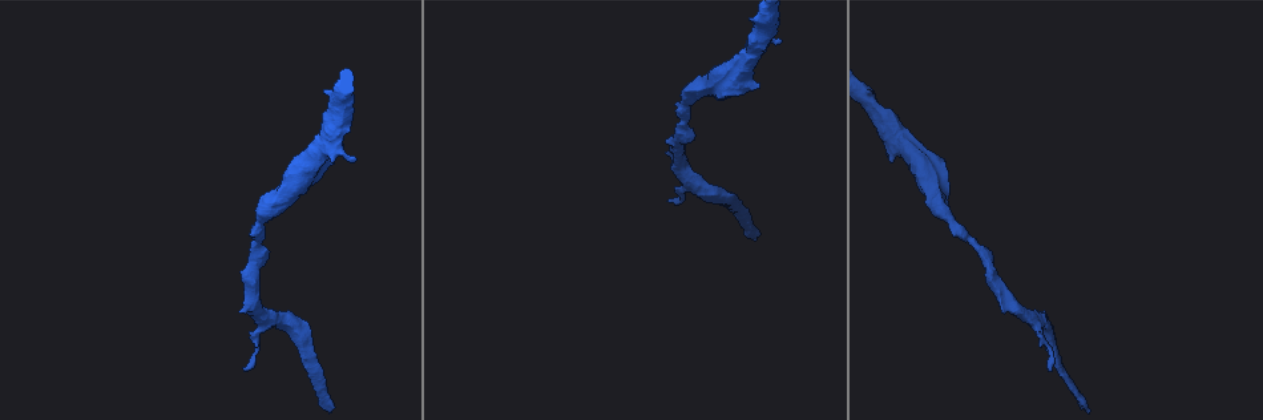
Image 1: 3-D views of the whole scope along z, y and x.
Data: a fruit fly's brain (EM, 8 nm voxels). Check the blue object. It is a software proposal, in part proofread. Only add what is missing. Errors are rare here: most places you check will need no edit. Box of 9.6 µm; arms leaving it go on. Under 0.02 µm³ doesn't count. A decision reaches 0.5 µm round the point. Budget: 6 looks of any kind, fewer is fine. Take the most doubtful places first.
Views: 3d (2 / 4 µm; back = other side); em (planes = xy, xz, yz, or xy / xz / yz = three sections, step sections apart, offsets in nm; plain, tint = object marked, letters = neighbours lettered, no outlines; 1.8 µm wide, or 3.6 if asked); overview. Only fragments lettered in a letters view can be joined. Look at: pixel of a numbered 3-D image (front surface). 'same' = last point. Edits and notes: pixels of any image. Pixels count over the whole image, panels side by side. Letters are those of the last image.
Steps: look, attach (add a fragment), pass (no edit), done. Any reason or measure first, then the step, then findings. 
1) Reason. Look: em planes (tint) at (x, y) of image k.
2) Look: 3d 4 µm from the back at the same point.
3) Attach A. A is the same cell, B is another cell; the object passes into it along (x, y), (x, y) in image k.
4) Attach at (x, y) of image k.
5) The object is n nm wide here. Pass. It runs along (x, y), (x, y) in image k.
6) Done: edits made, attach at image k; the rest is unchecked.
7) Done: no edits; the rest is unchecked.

Free end. Look: em planes (letters) at (778, 41) of image 1.

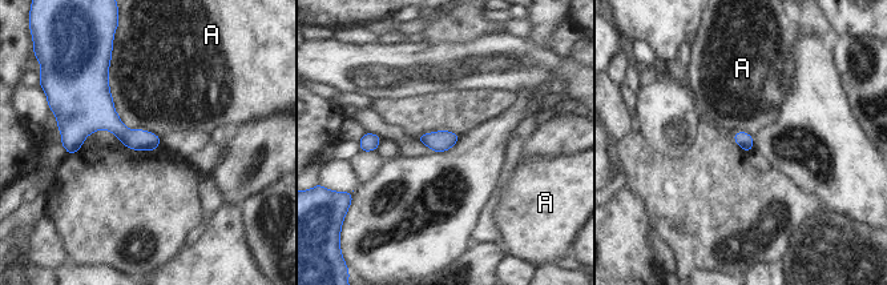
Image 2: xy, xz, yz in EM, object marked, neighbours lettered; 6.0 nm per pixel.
Pass. A is another cell; a border runs along (111, 55), (108, 88), (115, 104) in image 2; no lettered fragment goes on from it.

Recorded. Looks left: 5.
An open end. Look: 3d 2 µm at (671, 201) of image 1.

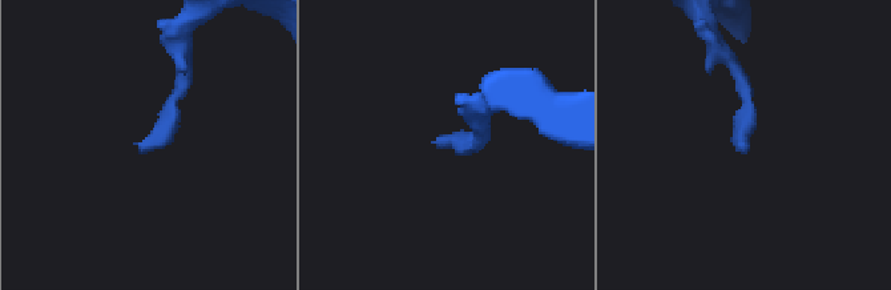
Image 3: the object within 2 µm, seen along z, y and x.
Look: em xy step 8 (letters) at (744, 150) of image 3.

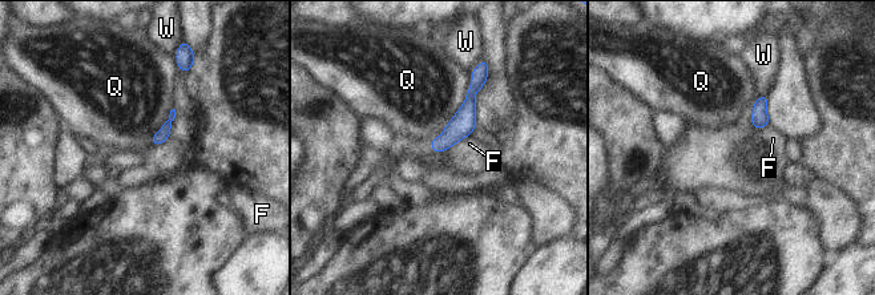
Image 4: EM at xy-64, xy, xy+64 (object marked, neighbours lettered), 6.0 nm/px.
Pass. F, Q and W are other cells; a border runs along (471, 72), (467, 96), (448, 122) in image 4; none of them fits.

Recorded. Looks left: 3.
Sudden change in width. Look: em planes (letters) at (258, 229) of image 1.

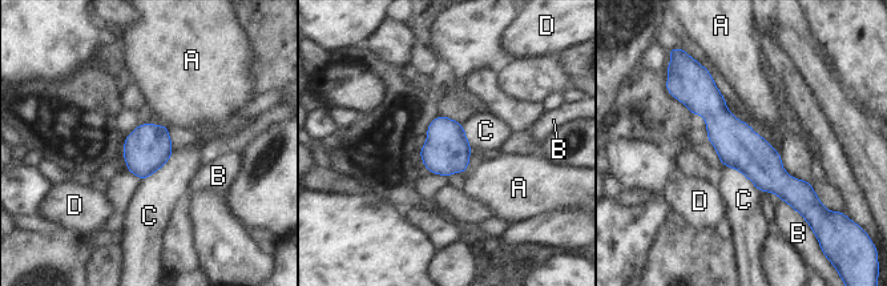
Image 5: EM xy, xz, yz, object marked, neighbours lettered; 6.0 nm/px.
The longest contact is with C, 280 nm. Pass. A, B, C and D are other cells; no lettered fragment goes on from it.

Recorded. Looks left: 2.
Done: no edits; the rest is unchecked.

